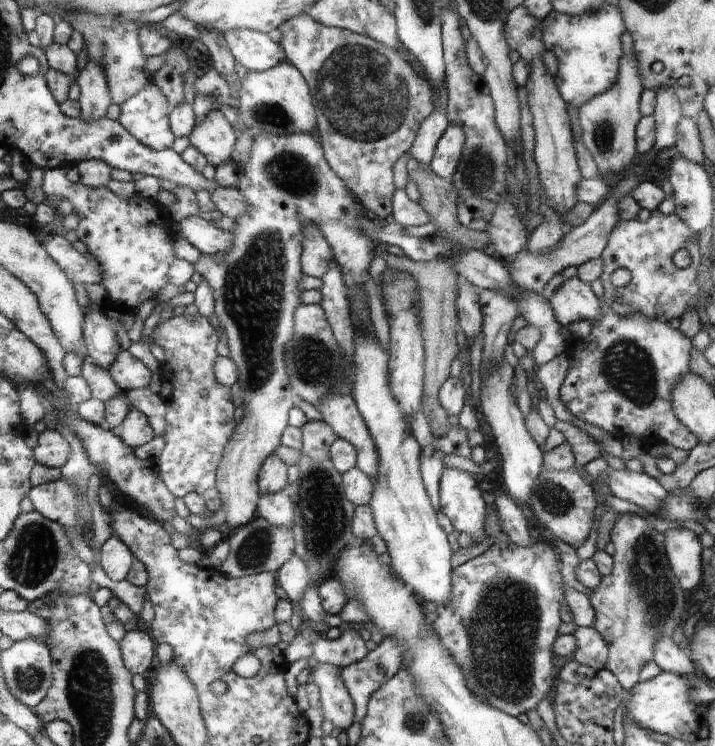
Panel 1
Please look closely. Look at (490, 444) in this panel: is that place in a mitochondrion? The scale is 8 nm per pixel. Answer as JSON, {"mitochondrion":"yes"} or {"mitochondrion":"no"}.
{"mitochondrion":"no"}

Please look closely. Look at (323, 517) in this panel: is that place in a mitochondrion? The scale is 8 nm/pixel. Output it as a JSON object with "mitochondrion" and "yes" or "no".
{"mitochondrion":"yes"}

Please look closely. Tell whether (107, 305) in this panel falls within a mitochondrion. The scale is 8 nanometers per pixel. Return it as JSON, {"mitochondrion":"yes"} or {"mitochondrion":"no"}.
{"mitochondrion":"no"}

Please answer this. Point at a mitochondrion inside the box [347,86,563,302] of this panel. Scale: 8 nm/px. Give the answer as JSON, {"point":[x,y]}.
{"point":[479,172]}

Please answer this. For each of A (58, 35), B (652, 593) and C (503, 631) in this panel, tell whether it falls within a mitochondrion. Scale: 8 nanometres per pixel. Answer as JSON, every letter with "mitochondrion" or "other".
{"A":"other","B":"mitochondrion","C":"mitochondrion"}

